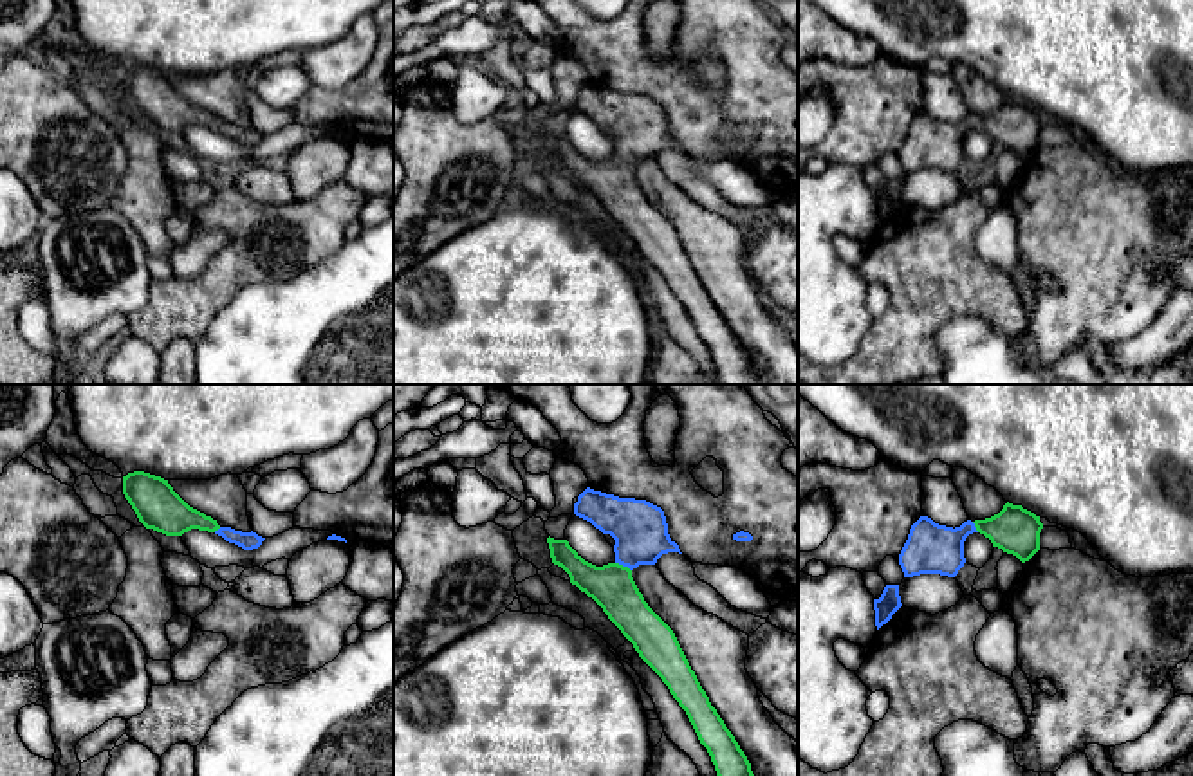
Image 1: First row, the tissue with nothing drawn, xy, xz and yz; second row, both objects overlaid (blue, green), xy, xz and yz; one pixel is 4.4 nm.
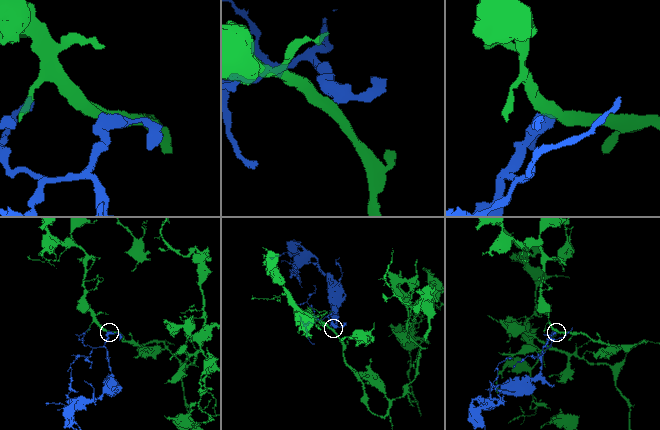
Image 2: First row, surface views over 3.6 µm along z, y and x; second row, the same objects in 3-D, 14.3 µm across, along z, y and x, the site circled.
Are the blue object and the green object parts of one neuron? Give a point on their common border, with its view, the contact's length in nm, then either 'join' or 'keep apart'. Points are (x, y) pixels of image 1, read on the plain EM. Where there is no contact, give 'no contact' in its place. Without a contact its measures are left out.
contact xz (623, 161); length 80 nm; join

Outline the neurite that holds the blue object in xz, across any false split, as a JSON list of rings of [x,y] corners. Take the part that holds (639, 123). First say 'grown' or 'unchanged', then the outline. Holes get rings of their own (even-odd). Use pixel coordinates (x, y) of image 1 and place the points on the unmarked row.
grown; [[[587,83],[574,99],[574,110],[615,135],[615,157],[596,162],[567,135],[549,132],[552,159],[603,204],[639,253],[662,274],[707,345],[722,384],[760,384],[747,352],[711,301],[673,226],[648,202],[632,173],[639,161],[655,161],[668,148],[682,150],[668,130],[664,106],[646,96]]]

